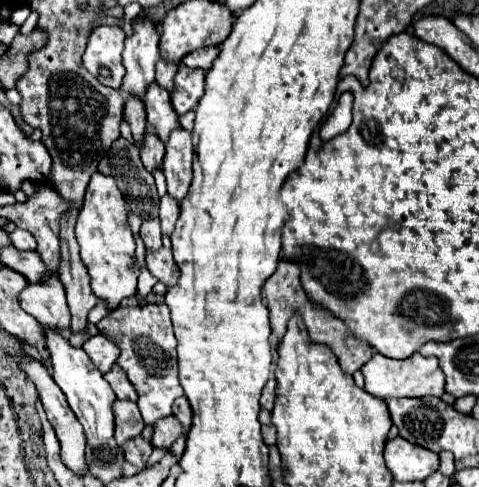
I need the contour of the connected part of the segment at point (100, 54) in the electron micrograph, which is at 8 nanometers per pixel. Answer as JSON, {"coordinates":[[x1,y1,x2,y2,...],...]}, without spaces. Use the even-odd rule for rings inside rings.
{"coordinates":[[100,25,92,31,86,51,84,51,84,67,102,83,112,89,118,89,124,79,124,31,120,27]]}

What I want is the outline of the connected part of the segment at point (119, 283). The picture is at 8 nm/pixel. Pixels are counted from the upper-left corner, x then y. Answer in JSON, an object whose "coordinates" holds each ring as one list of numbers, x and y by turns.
{"coordinates":[[96,171,88,183,86,199,76,223,76,239,80,243,80,257,88,267,92,279,92,291,96,297,104,299,110,309,116,309,122,299,136,293,136,263,134,263,134,237,128,225,128,209,122,191,116,187,112,175]]}

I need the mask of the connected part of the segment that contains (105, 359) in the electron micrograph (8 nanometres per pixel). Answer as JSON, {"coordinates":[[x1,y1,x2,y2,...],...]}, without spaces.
{"coordinates":[[94,335,94,337,90,337,90,339,84,343,82,349,90,355,92,363,96,365,96,369,98,369,100,373,108,373,108,371,112,369,112,365,116,363,118,355,120,355,120,349,118,349,110,339,104,339,104,335]]}

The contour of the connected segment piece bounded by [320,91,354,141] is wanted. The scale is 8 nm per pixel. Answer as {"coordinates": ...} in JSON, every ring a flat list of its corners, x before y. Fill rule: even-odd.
{"coordinates":[[350,91,342,93,340,99,338,99,336,109,332,111,332,115,326,119,326,123,320,129,322,141,328,141,328,139,336,137,350,127,350,123,352,123,352,105,354,105,352,93]]}

